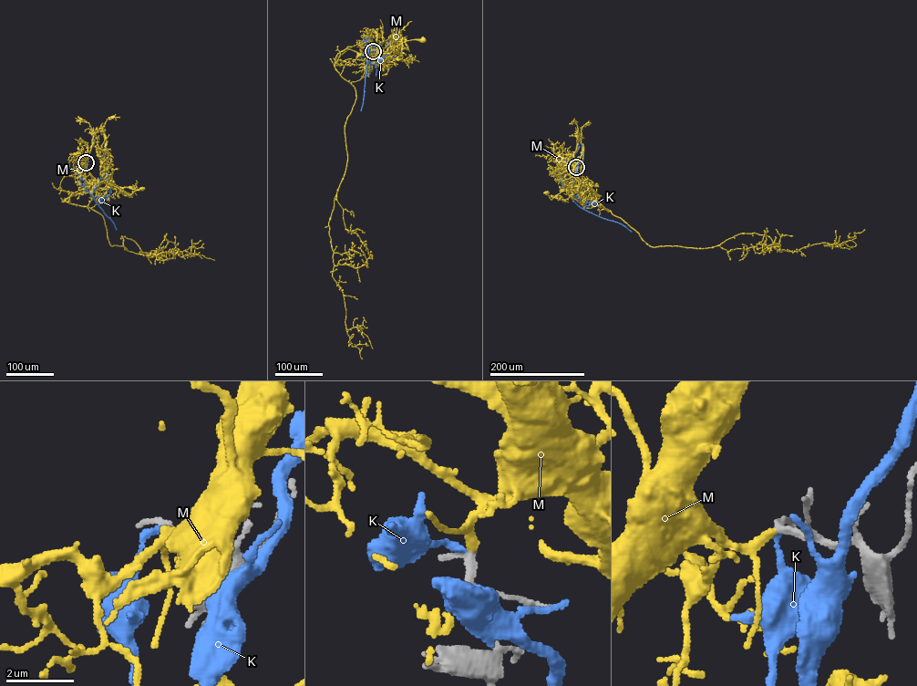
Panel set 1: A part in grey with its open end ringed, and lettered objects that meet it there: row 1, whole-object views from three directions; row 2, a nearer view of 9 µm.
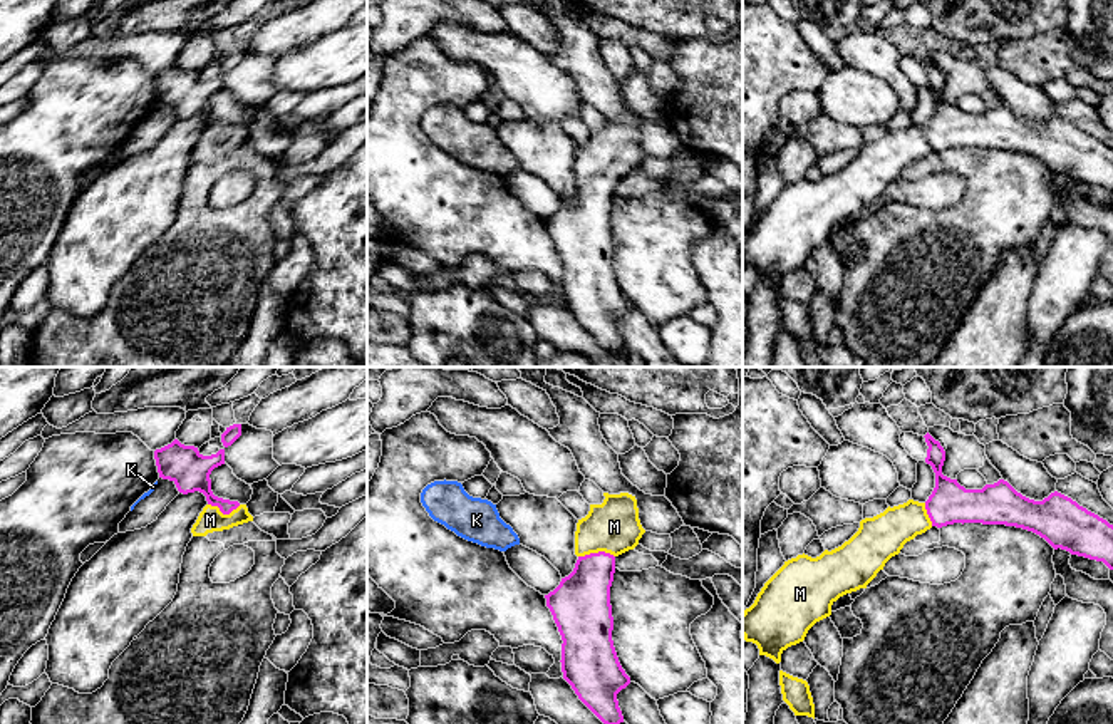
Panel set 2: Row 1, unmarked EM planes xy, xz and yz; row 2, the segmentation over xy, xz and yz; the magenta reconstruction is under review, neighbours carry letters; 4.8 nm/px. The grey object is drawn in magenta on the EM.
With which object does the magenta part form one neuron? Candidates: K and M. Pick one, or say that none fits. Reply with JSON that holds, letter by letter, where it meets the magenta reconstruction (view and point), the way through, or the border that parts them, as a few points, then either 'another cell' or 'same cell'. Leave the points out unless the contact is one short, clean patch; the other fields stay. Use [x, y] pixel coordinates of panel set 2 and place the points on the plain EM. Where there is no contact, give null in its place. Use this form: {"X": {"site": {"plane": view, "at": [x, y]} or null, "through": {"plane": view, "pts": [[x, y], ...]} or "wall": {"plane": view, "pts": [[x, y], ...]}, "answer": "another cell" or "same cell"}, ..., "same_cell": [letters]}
{"K": {"site": null, "answer": "another cell"}, "M": {"site": {"plane": "xz", "at": [595, 178]}, "through": {"plane": "xz", "pts": [[580, 227], [594, 198], [595, 178], [595, 170], [614, 151]]}, "answer": "same cell"}, "same_cell": ["M"]}

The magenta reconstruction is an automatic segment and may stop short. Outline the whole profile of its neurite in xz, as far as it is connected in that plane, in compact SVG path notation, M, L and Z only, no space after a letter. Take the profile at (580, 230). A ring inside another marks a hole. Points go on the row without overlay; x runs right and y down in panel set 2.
M603 117L603 121L603 127L590 129L588 139L577 147L575 179L578 184L573 196L562 203L545 223L563 265L560 285L563 303L603 349L613 352L624 347L617 318L630 308L630 302L622 293L612 265L610 211L615 183L634 174L645 154L639 144L635 121L629 117Z

